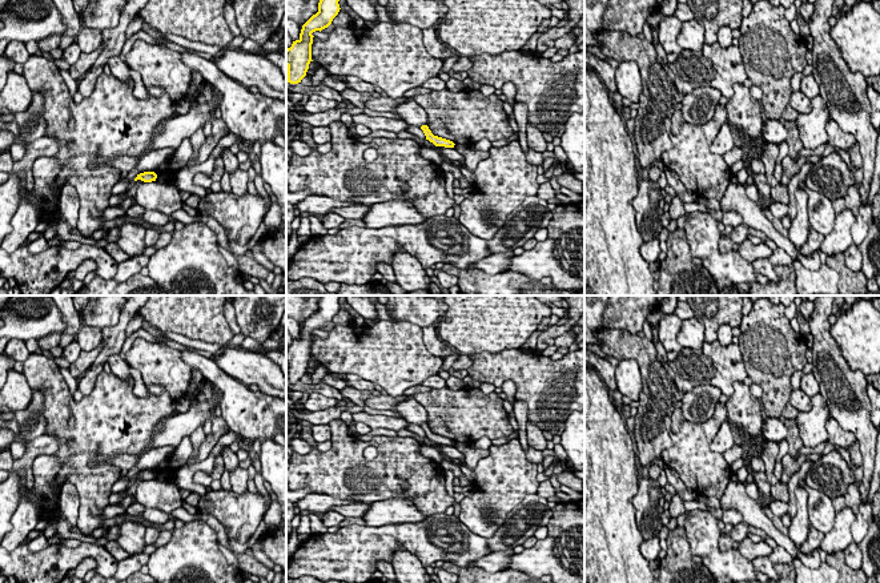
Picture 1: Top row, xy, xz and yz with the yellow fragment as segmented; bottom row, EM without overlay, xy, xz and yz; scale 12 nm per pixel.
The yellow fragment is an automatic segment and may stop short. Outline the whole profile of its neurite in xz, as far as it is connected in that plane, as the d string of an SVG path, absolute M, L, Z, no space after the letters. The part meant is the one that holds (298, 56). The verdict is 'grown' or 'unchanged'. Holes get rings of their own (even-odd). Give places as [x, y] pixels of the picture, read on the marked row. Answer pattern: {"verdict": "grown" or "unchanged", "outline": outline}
{"verdict": "unchanged", "outline": "M320 0L318 12L304 25L300 39L286 49L288 83L298 84L306 76L312 60L313 32L328 28L339 12L339 0Z"}

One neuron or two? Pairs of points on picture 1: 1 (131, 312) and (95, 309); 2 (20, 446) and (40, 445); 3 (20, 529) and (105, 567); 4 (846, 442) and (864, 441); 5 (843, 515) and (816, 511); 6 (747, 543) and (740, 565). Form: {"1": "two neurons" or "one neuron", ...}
{"1": "two neurons", "2": "two neurons", "3": "two neurons", "4": "two neurons", "5": "two neurons", "6": "two neurons"}

